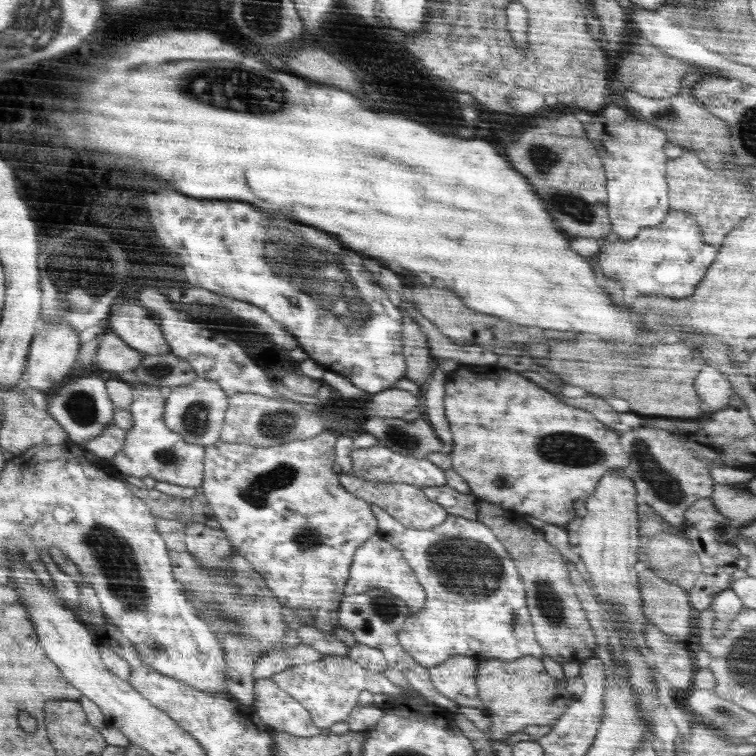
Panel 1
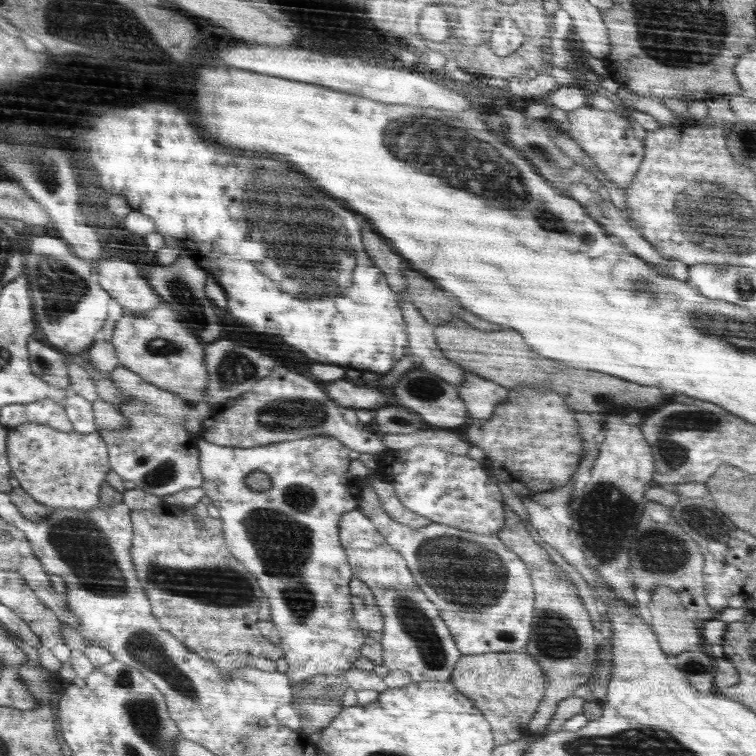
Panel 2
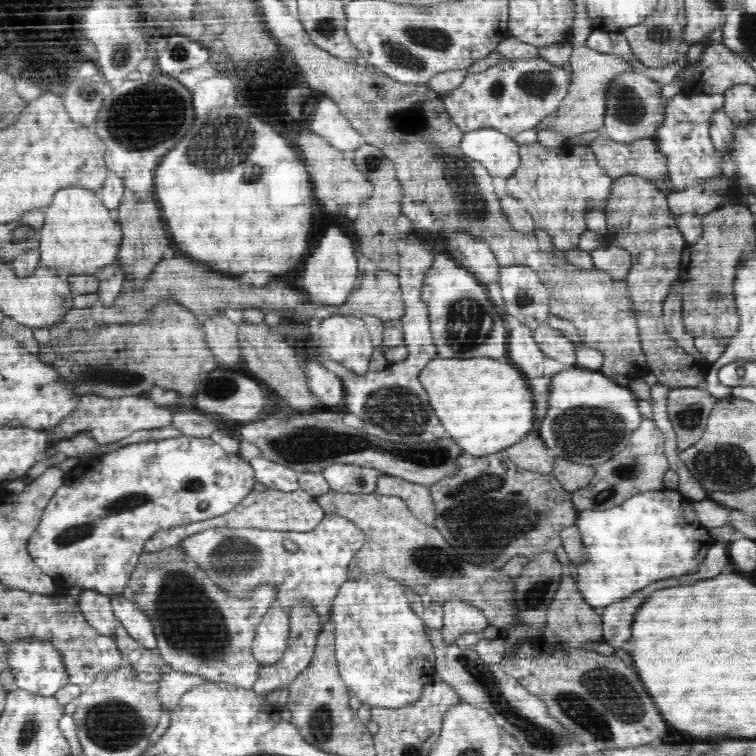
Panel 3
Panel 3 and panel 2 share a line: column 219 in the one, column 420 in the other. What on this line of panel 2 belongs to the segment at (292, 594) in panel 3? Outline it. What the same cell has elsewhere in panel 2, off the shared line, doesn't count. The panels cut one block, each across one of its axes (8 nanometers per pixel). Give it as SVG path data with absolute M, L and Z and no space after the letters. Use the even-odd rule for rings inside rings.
M372 485L364 486L360 510L412 566L415 582L440 606L463 655L523 652L529 641L535 594L524 561L494 534L478 534L459 527L430 523L413 529L396 522L383 508Z

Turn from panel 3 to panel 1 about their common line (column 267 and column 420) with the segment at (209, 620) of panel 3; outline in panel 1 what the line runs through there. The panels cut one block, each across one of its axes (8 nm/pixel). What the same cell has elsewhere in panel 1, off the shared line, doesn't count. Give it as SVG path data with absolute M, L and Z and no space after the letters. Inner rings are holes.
M376 534L371 540L360 545L359 550L360 554L356 554L356 566L352 566L352 574L350 574L352 578L347 582L346 594L362 594L371 589L382 588L404 600L406 606L410 608L411 614L423 610L427 600L426 592L402 556L399 547L392 546L387 539Z

